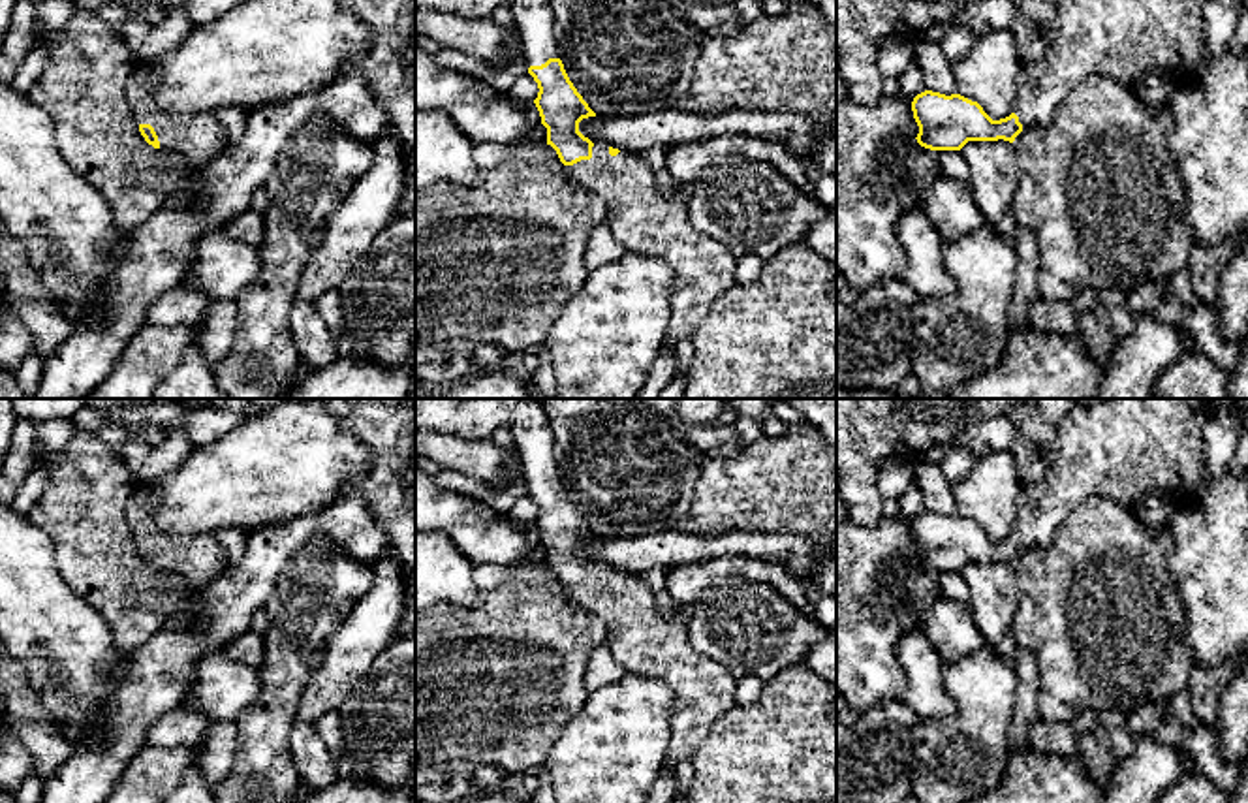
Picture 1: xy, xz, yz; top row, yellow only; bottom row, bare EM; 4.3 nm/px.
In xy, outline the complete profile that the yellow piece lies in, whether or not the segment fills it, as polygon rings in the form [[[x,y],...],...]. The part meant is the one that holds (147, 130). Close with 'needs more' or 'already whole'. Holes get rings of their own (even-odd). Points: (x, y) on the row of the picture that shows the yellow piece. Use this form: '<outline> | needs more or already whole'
[[[133,70],[126,81],[126,100],[139,132],[154,149],[179,149],[190,162],[207,165],[227,145],[227,132],[214,113],[173,113],[154,100],[148,73]]] | needs more

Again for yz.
[[[1060,0],[1058,36],[1047,55],[1024,64],[1017,77],[1013,113],[992,120],[977,102],[960,94],[925,90],[912,102],[917,143],[930,150],[960,150],[968,141],[1009,141],[1030,126],[1045,126],[1069,92],[1090,75],[1105,75],[1130,88],[1148,71],[1163,71],[1178,85],[1195,77],[1205,58],[1203,8],[1209,0]]] | needs more

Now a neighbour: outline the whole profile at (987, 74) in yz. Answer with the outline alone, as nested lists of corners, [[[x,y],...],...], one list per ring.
[[[1011,28],[989,30],[962,60],[951,64],[957,94],[977,102],[992,120],[1006,118],[1013,113],[1022,66]]]

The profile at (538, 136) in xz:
[[[519,102],[517,103],[528,113],[532,132],[524,137],[523,145],[545,145],[547,143],[547,128],[541,124],[539,111],[534,102]]]

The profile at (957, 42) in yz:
[[[949,26],[940,43],[944,56],[953,64],[962,60],[974,47],[977,36],[962,26]]]

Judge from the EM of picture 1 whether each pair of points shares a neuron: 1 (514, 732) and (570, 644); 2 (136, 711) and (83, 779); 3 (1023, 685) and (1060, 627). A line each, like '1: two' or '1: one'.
1: one
2: one
3: two

